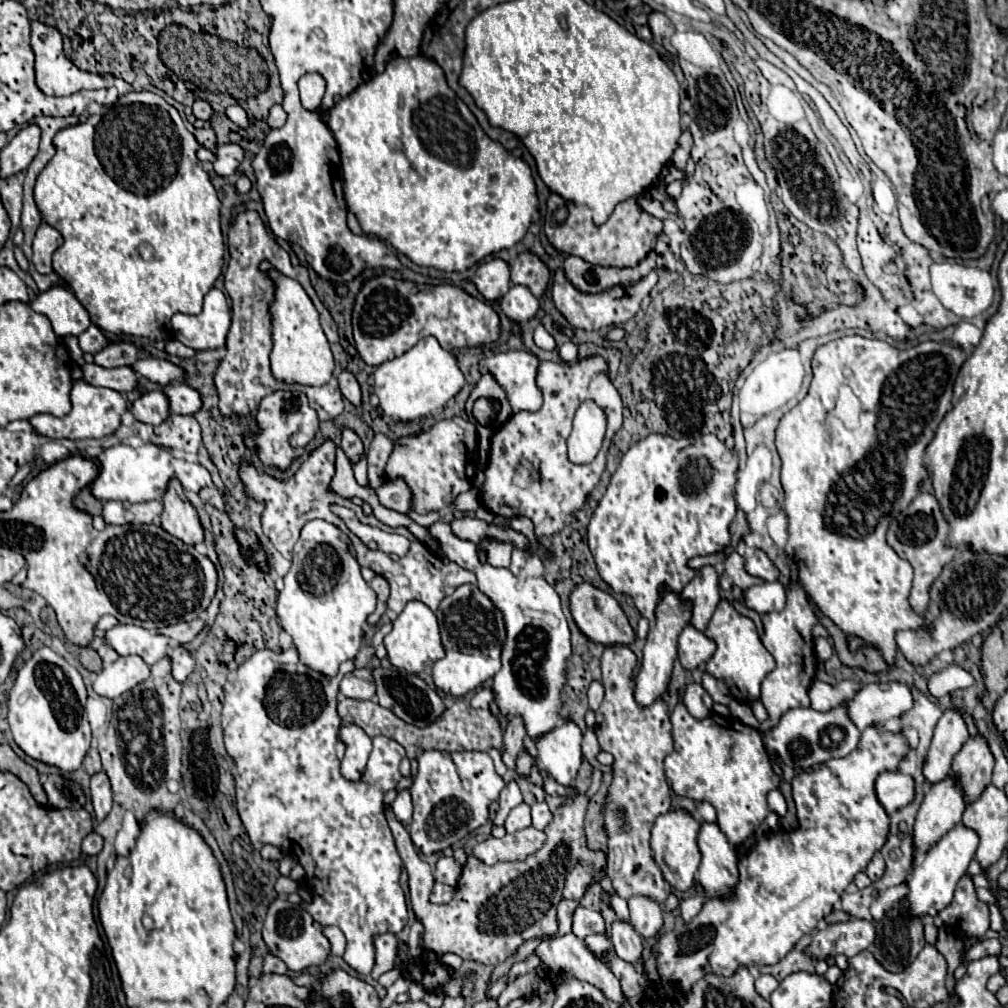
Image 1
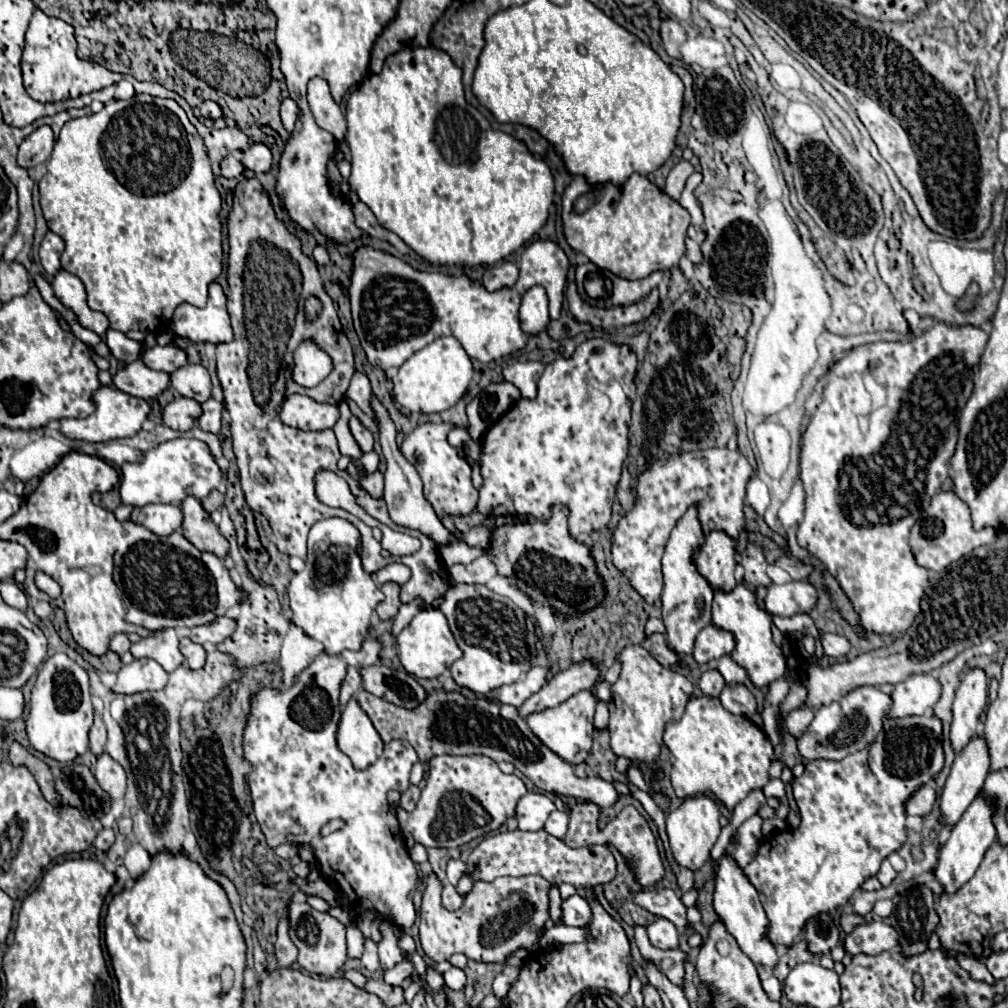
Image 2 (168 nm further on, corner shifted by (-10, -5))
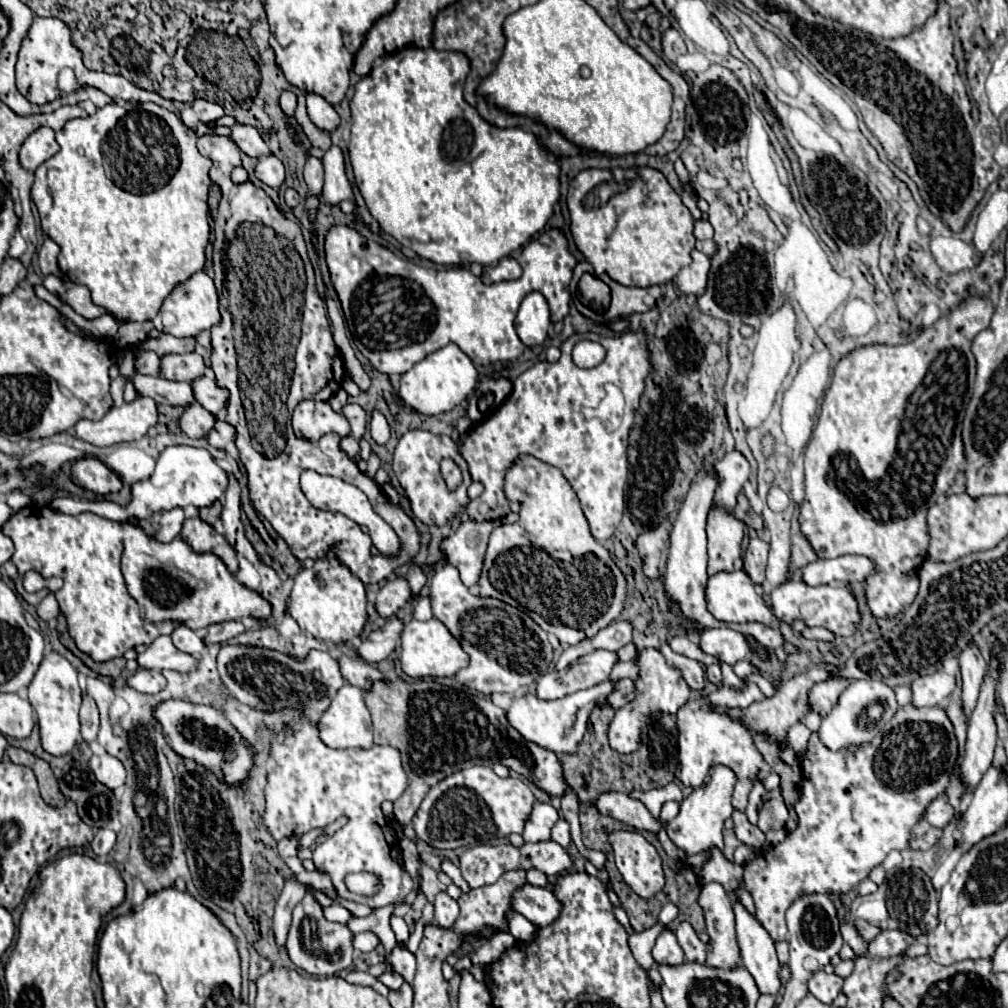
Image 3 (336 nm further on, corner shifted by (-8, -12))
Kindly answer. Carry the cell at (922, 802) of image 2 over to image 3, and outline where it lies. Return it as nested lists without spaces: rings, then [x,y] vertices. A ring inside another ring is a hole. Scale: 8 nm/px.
[[[946,797],[934,799],[924,815],[924,819],[934,827],[946,827],[952,821],[952,817],[954,817],[954,809]]]

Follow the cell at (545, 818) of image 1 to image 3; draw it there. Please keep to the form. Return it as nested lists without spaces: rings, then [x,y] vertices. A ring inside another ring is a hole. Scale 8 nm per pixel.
[[[560,817],[558,821],[560,822],[556,822],[552,828],[551,839],[552,841],[556,841],[558,845],[561,845],[563,848],[567,849],[572,841],[570,827],[567,822],[561,822],[566,821],[562,817]]]

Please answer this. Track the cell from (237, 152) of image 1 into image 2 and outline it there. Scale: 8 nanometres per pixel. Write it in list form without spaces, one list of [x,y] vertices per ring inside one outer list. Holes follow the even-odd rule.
[[[252,144],[248,150],[242,152],[242,160],[246,170],[252,172],[268,172],[272,168],[272,152],[264,144]]]

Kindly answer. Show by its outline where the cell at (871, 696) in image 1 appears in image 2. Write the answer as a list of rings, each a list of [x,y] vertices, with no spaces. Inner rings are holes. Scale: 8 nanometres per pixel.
[[[928,674],[910,676],[906,682],[898,682],[890,694],[892,708],[888,718],[922,716],[940,698],[940,684]]]

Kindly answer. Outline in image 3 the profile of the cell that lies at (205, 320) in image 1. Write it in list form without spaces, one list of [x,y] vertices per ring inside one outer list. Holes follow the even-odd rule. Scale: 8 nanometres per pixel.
[[[198,271],[190,275],[186,281],[178,283],[174,291],[164,299],[152,323],[158,331],[170,333],[174,337],[196,337],[200,331],[210,329],[212,325],[218,325],[220,313],[218,313],[218,295],[216,295],[214,281],[204,271]]]

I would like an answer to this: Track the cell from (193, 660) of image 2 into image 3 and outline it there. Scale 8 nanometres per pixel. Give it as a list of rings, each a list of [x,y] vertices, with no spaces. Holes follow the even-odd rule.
[[[182,623],[172,631],[170,637],[172,637],[174,645],[176,645],[180,651],[190,653],[190,655],[194,655],[194,657],[198,657],[200,651],[204,649],[204,641],[198,637],[198,633],[192,631],[192,629],[188,629],[188,627],[182,625]]]

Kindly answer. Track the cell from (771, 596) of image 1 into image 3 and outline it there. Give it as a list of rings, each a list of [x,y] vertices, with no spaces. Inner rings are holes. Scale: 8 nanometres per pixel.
[[[790,579],[788,583],[776,587],[772,593],[772,613],[776,619],[794,623],[794,621],[804,621],[808,627],[826,627],[836,635],[850,637],[854,635],[860,625],[862,625],[862,615],[858,611],[858,601],[854,593],[846,585],[820,585],[820,587],[810,587],[800,579]]]

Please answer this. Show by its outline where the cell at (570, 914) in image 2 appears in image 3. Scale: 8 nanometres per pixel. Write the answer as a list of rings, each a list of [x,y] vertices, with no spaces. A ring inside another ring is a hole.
[[[528,881],[512,893],[512,907],[540,927],[552,923],[560,911],[558,899],[554,899],[552,891],[530,885]]]

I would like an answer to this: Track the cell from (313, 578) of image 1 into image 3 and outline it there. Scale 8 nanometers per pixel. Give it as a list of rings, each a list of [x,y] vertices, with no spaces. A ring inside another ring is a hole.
[[[318,559],[310,569],[302,569],[296,575],[288,609],[302,631],[322,641],[352,641],[362,633],[366,623],[366,589],[348,567],[332,567],[326,559]]]

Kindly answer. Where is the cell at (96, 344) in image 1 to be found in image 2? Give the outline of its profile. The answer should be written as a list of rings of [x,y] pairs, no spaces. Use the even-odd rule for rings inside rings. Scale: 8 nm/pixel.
[[[108,330],[106,332],[106,346],[110,350],[110,354],[124,364],[130,364],[134,360],[140,358],[140,344],[130,340],[124,332],[116,332],[116,330]]]

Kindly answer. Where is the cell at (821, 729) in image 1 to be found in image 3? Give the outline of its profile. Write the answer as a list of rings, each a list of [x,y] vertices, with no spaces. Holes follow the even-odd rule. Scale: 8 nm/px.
[[[872,679],[852,681],[850,687],[840,695],[838,707],[834,707],[834,711],[822,719],[818,735],[822,743],[832,751],[848,749],[850,745],[860,745],[870,741],[894,717],[896,709],[898,703],[896,703],[894,689],[890,685]]]

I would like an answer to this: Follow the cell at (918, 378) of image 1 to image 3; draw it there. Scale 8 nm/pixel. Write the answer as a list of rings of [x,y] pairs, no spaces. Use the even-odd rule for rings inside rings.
[[[972,295],[966,297],[954,311],[950,311],[948,315],[940,317],[932,327],[924,329],[918,339],[906,343],[906,345],[868,345],[868,347],[860,347],[852,353],[848,353],[846,357],[842,357],[838,361],[838,365],[834,367],[834,375],[832,375],[832,383],[826,391],[822,409],[820,409],[820,419],[818,425],[814,429],[814,435],[806,447],[804,453],[804,507],[800,507],[800,527],[802,533],[810,539],[814,551],[818,553],[820,559],[828,559],[828,557],[840,557],[840,555],[866,555],[870,559],[874,559],[876,565],[876,575],[874,579],[866,579],[866,599],[868,605],[872,609],[872,613],[876,617],[894,617],[898,615],[902,609],[906,609],[912,601],[914,595],[918,593],[918,577],[916,571],[920,567],[920,563],[924,563],[926,559],[926,549],[928,549],[928,525],[926,525],[926,511],[930,505],[936,503],[936,499],[940,495],[944,495],[950,485],[954,483],[960,465],[964,463],[964,445],[962,445],[962,419],[964,419],[964,409],[972,397],[974,391],[974,377],[976,377],[976,359],[972,355],[972,339],[974,335],[978,335],[978,331],[986,329],[990,325],[994,313],[994,305],[990,301],[990,297],[980,297],[980,295]]]

